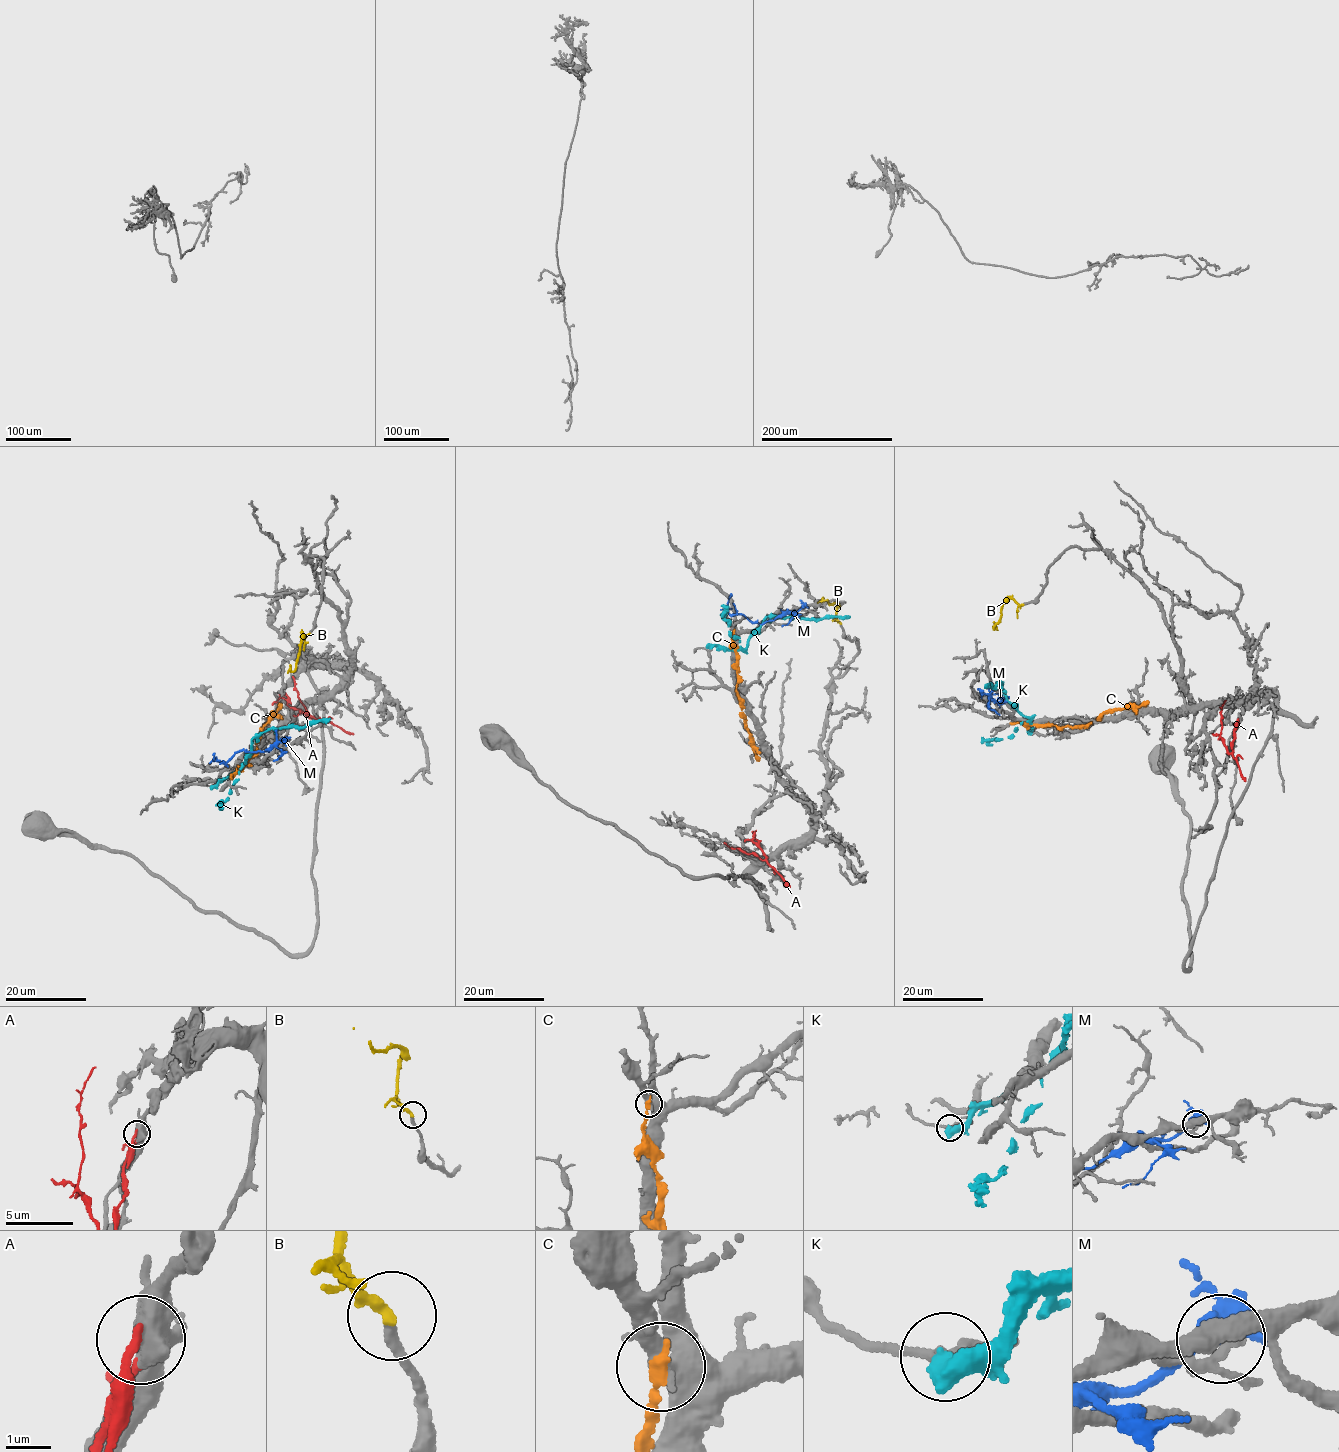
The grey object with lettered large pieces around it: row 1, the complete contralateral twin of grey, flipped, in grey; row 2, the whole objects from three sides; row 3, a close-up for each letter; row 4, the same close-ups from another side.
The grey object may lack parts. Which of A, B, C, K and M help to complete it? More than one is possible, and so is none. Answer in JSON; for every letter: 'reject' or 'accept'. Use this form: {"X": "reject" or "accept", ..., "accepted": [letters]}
{"A": "reject", "B": "accept", "C": "reject", "K": "reject", "M": "reject", "accepted": ["B"]}

